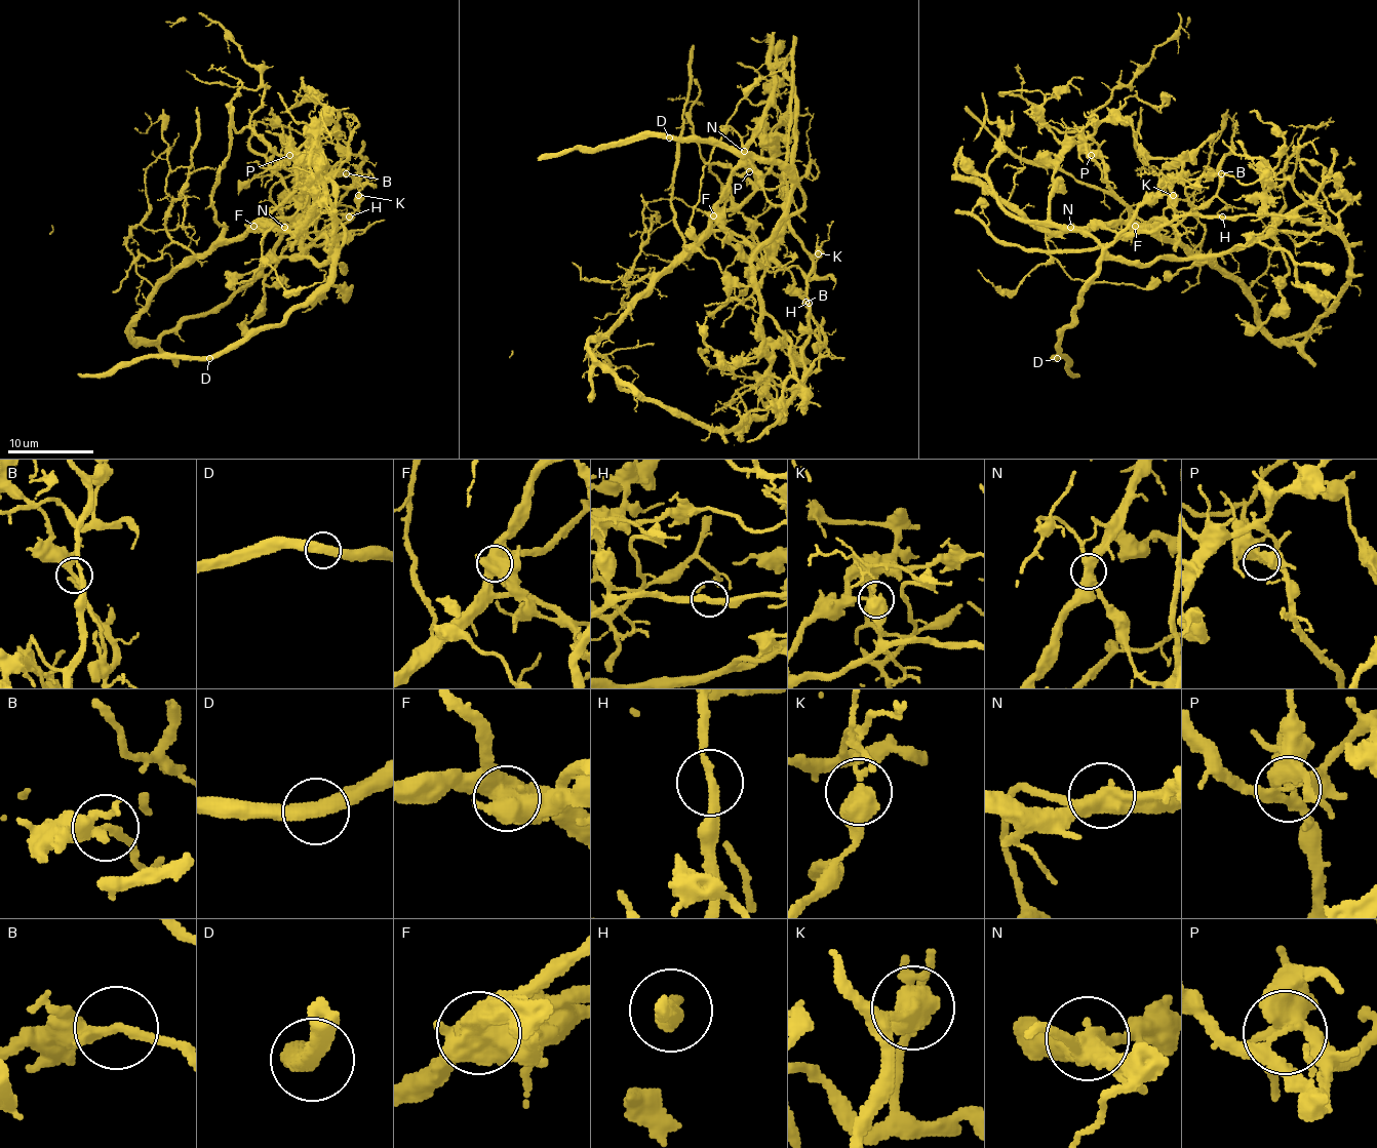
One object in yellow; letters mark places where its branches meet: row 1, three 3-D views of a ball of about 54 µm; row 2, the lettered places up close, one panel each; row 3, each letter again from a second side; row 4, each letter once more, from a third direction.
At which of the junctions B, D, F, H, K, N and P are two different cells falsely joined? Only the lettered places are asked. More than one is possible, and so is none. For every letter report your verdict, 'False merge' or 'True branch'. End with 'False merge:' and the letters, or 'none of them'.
B: False merge
D: True branch
F: False merge
H: True branch
K: False merge
N: False merge
P: False merge
False merge: B, F, K, N, P

